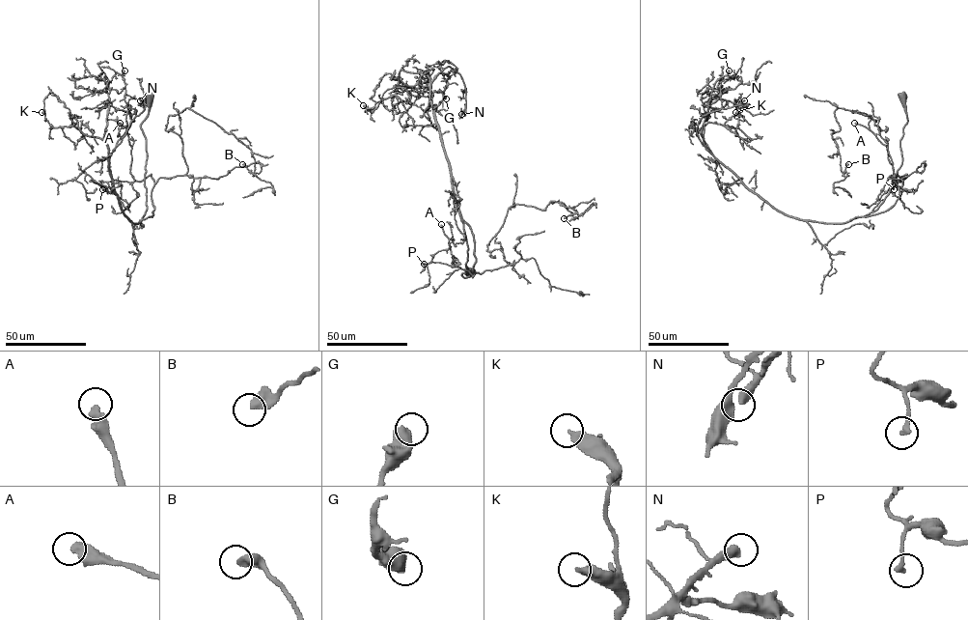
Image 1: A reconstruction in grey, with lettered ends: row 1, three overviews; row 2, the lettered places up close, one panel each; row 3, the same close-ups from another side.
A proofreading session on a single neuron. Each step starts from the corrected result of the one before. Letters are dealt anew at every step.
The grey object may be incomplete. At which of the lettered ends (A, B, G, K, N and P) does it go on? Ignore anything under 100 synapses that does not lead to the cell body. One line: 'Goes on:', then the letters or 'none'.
Goes on: A, G, N

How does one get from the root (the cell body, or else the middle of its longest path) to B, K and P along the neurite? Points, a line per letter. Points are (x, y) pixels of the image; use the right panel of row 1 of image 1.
B: (902, 96), (895, 184), (851, 219), (895, 203), (903, 178), (880, 128), (838, 108), (848, 164)
K: (902, 96), (895, 184), (876, 210), (842, 223), (782, 213), (713, 155), (700, 129), (737, 127), (735, 112)
P: (902, 96), (907, 122), (895, 184), (876, 210), (851, 219), (887, 211), (906, 175), (892, 180), (894, 189)

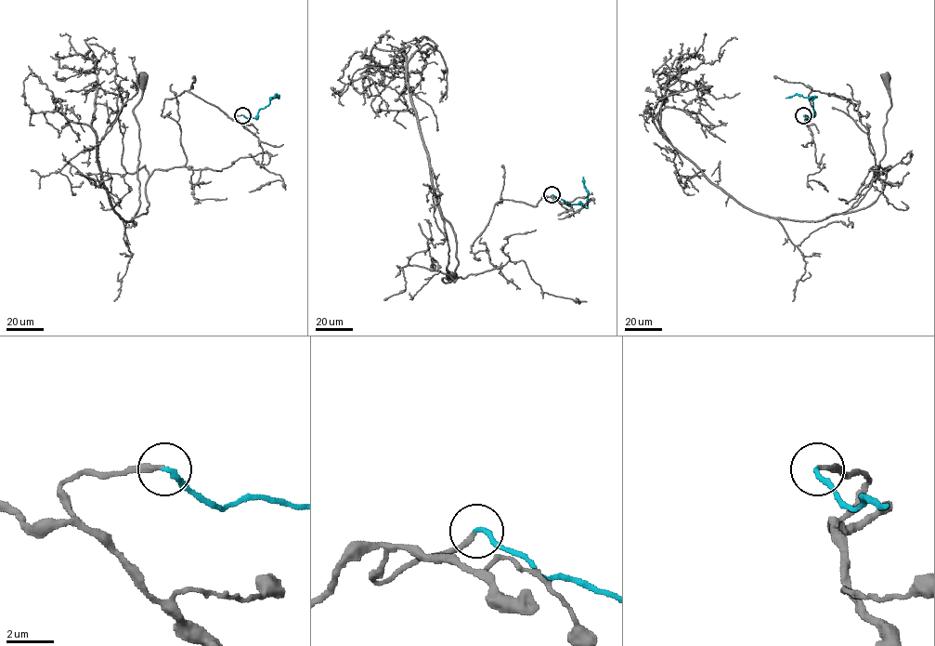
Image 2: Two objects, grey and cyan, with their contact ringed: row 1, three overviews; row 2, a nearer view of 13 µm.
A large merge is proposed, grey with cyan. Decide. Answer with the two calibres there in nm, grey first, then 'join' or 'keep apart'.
calibres 200 and 200 nm; join

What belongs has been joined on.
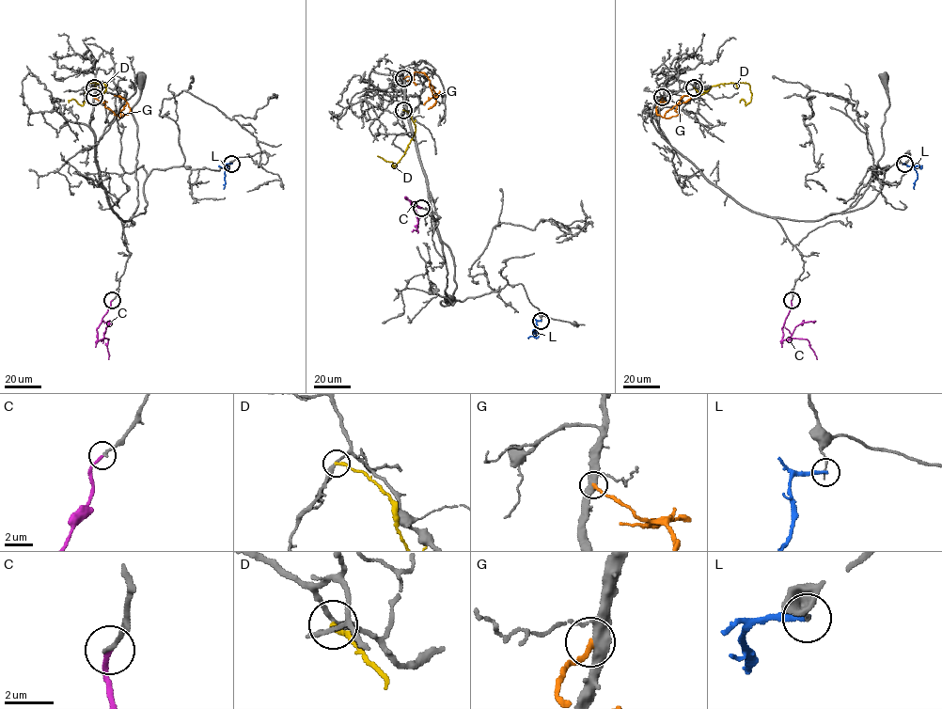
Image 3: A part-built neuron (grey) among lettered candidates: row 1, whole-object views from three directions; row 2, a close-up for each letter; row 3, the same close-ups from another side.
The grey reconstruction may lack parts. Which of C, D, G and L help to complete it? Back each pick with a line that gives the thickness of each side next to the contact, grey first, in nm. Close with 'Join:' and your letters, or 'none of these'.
C: calibres 200 and 190 nm
Join: C

